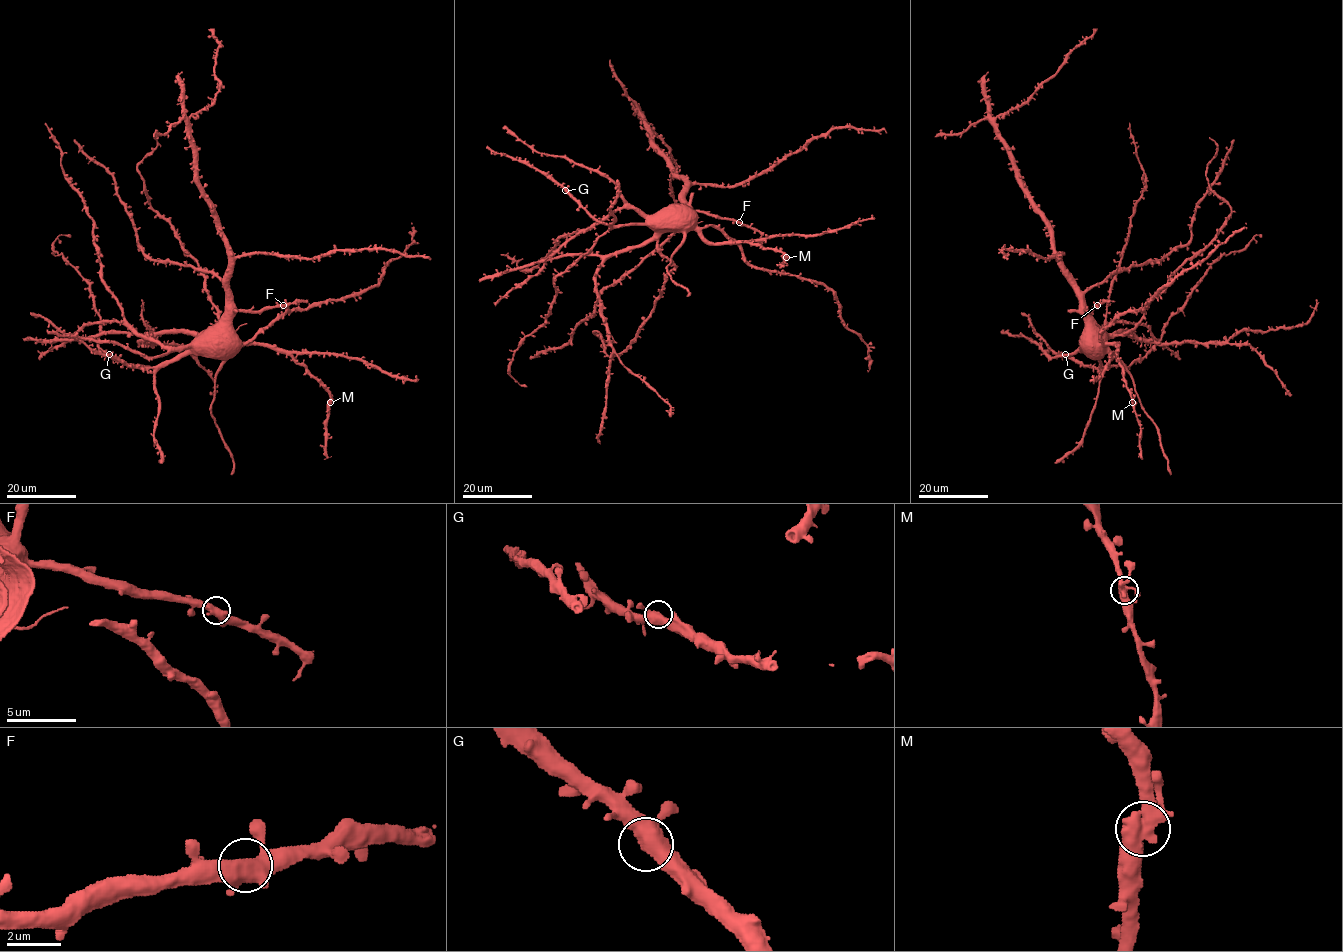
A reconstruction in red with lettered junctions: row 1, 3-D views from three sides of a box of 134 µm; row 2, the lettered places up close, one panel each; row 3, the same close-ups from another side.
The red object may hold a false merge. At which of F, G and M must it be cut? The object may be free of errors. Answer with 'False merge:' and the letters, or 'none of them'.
False merge: none of them

